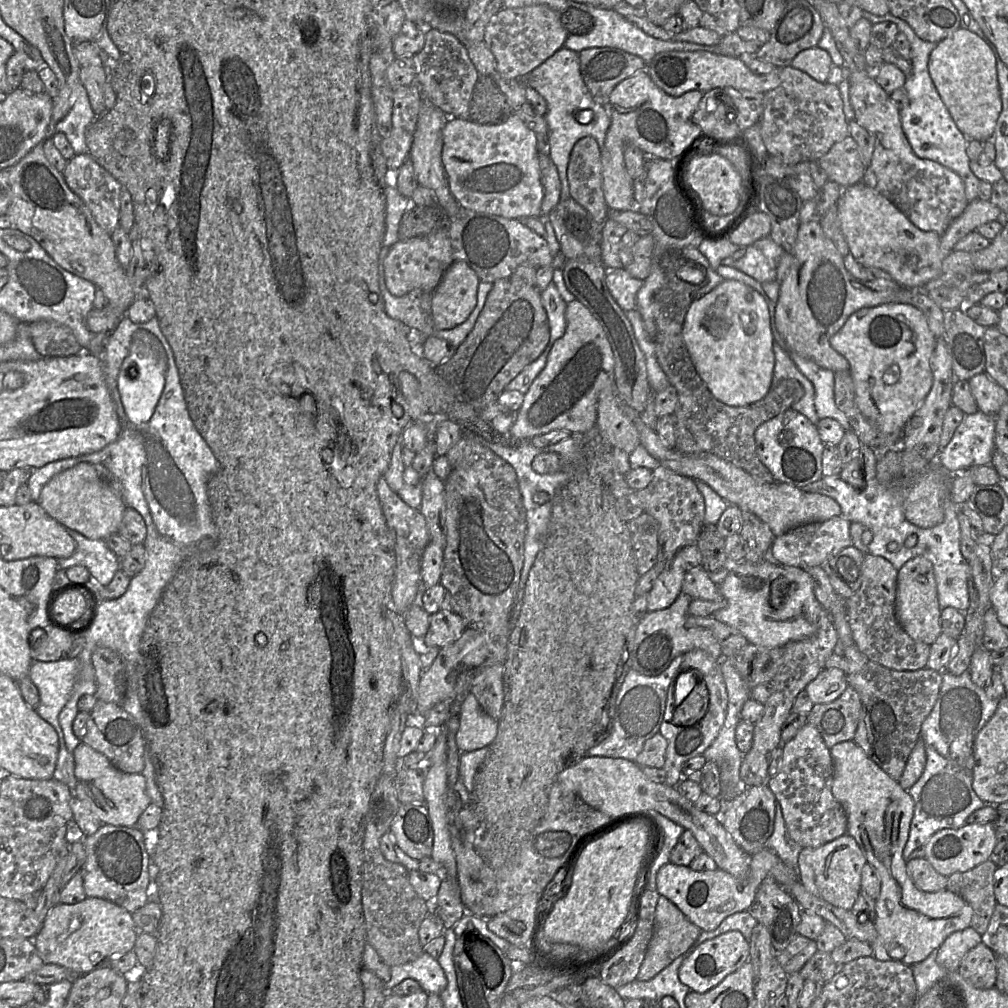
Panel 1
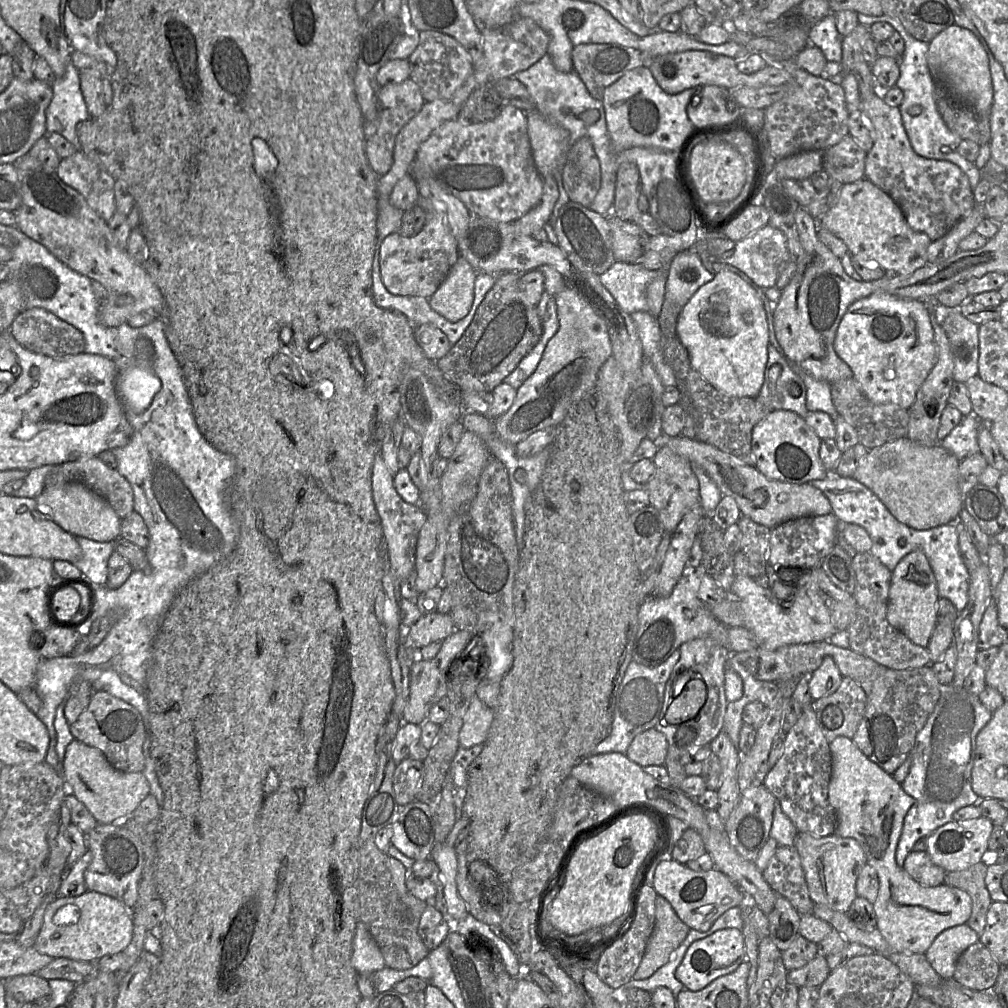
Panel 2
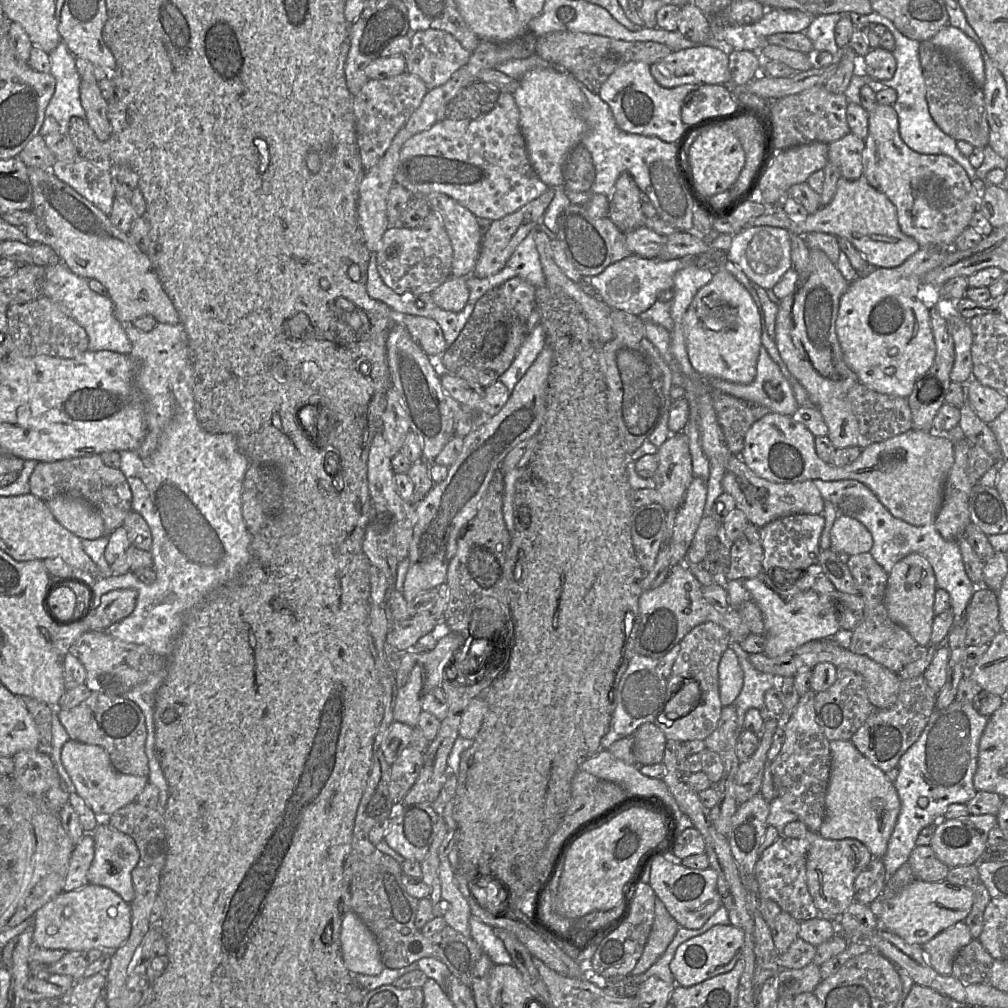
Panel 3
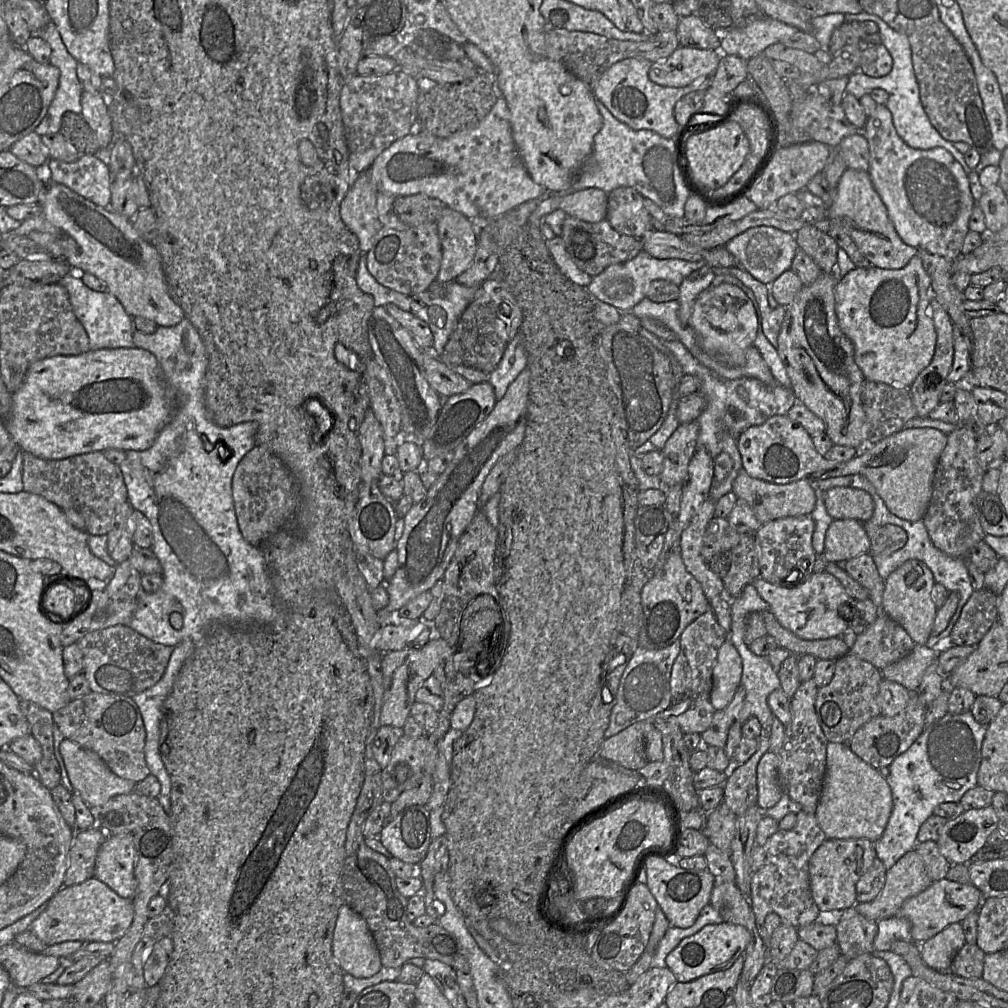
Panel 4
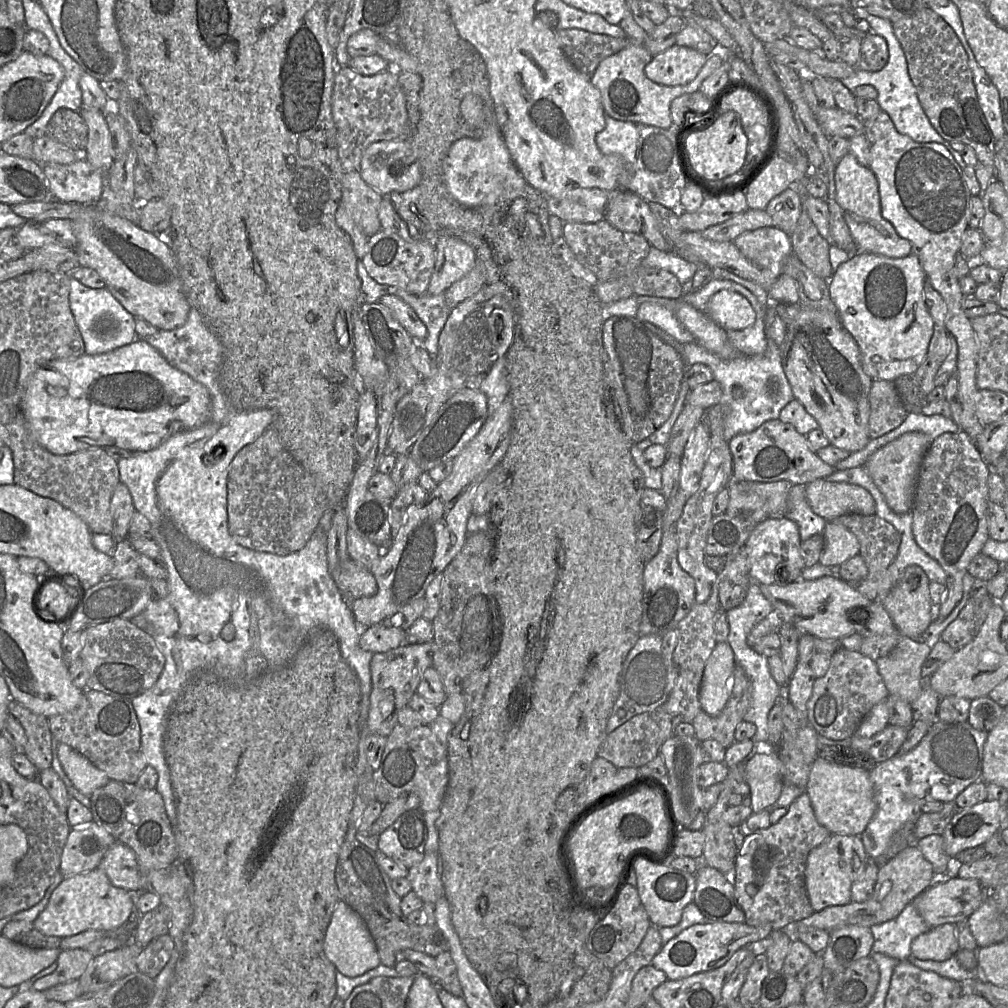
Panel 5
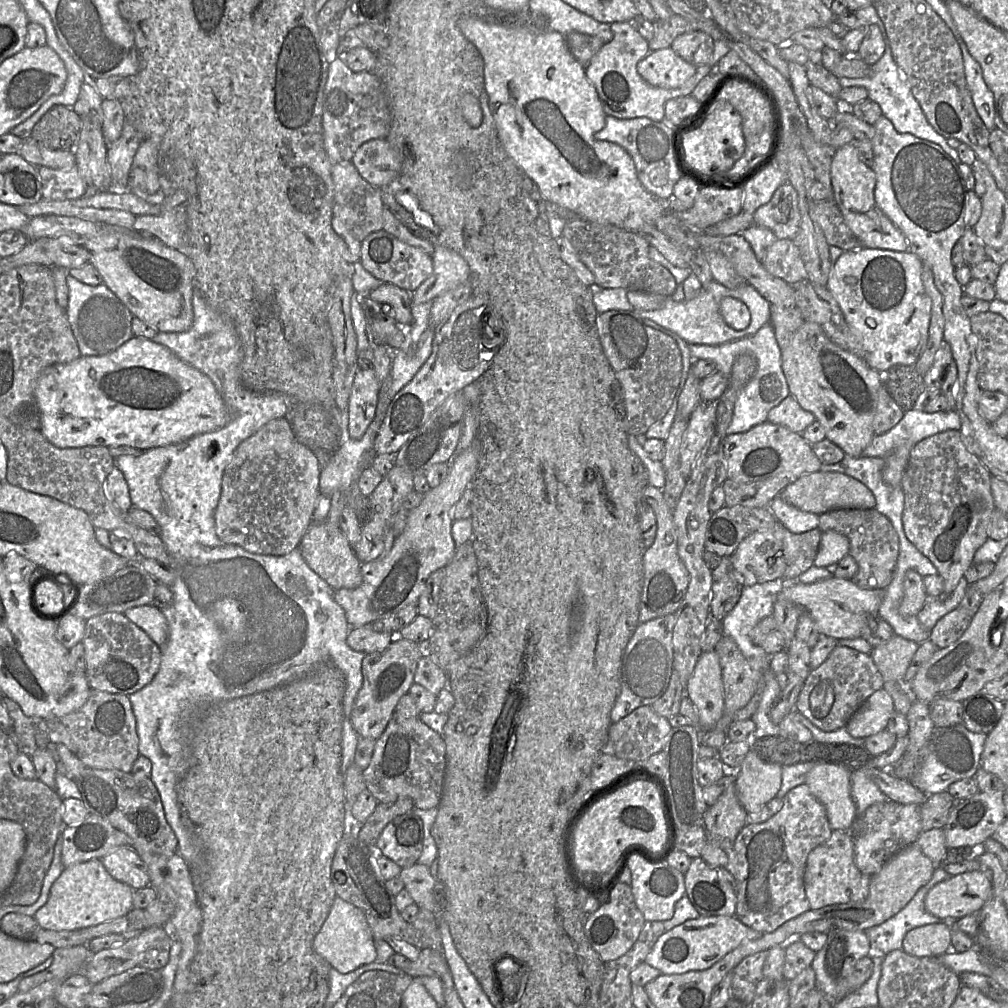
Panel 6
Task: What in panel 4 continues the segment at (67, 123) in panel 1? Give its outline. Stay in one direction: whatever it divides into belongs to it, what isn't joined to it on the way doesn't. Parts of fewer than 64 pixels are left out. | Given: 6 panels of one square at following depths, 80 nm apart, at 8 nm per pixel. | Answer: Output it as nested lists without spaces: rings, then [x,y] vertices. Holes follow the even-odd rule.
[[[49,22],[36,35],[48,43],[51,50],[50,63],[60,71],[59,84],[53,100],[34,130],[37,135],[43,136],[59,133],[65,112],[81,114],[83,88],[77,76],[78,62],[68,52],[55,24]]]

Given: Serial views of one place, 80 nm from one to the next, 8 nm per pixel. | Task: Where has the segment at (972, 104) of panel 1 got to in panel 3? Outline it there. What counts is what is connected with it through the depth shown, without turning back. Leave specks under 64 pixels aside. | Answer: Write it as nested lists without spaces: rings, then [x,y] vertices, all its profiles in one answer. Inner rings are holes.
[[[951,26],[941,28],[930,41],[953,56],[967,71],[972,82],[982,89],[985,82],[985,68],[976,43],[960,29]]]

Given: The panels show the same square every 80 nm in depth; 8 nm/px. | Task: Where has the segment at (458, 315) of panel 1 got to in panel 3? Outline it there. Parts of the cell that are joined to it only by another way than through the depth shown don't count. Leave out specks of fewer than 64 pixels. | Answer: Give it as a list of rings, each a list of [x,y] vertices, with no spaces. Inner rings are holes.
[[[449,276],[431,292],[435,304],[443,310],[460,312],[469,299],[467,277]]]

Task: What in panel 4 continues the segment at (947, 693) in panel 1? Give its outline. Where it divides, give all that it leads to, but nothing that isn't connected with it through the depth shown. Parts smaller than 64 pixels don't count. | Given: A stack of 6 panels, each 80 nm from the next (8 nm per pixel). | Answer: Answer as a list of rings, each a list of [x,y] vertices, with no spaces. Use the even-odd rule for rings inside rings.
[[[971,712],[946,713],[942,718],[927,726],[919,738],[889,765],[886,781],[890,786],[893,808],[882,836],[874,842],[876,857],[886,870],[890,869],[904,854],[916,848],[920,826],[931,816],[941,803],[959,803],[962,796],[977,786],[977,774],[981,764],[982,742],[987,726],[978,723]]]

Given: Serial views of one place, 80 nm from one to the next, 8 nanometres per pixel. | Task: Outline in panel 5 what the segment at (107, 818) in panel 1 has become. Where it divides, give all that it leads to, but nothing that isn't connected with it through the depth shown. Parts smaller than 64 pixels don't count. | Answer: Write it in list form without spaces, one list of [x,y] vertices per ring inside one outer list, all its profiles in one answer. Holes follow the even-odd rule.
[[[59,743],[58,756],[73,786],[87,797],[111,780],[89,759],[65,743]]]

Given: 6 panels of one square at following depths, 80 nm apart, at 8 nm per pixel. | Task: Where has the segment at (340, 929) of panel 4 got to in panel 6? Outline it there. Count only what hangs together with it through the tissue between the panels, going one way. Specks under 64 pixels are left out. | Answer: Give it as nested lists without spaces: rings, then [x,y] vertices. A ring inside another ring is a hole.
[[[336,896],[330,912],[313,940],[313,949],[329,965],[342,974],[350,973],[362,965],[377,961],[377,951],[371,929],[363,912]]]

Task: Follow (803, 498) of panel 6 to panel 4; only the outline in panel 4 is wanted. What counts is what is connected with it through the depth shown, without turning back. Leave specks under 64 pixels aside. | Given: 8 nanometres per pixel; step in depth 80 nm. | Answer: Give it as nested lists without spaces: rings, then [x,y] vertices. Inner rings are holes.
[[[838,486],[823,492],[827,513],[834,519],[868,521],[874,512],[872,496],[858,488]]]

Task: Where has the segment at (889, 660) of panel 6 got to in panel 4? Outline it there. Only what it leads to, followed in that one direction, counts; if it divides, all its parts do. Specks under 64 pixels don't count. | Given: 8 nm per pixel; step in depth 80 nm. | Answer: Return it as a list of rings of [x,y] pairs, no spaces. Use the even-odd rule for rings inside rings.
[[[915,645],[908,655],[881,669],[881,675],[883,679],[901,684],[908,691],[917,691],[924,672],[936,661],[938,653],[927,645]]]

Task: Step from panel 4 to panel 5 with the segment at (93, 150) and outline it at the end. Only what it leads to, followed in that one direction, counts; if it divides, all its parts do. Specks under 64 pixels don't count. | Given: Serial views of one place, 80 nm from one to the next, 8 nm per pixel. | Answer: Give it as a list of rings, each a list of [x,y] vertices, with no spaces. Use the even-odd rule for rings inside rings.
[[[58,109],[49,120],[45,135],[57,142],[82,153],[87,144],[87,126],[79,111]]]

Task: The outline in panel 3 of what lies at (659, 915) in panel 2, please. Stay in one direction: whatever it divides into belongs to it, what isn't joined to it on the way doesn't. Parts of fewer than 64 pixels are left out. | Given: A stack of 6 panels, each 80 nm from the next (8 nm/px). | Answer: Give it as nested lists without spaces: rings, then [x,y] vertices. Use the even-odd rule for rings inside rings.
[[[656,896],[652,929],[643,953],[631,974],[645,973],[662,956],[679,928],[679,923]]]

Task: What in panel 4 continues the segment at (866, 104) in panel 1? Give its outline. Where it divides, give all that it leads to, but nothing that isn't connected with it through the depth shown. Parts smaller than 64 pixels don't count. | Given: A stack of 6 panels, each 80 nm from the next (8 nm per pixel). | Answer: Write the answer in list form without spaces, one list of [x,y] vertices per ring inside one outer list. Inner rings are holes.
[[[878,104],[861,132],[869,146],[868,172],[897,234],[904,243],[916,248],[931,278],[935,298],[953,325],[971,336],[970,318],[962,309],[965,298],[952,282],[953,263],[961,254],[972,210],[978,204],[971,193],[967,174],[945,148],[920,150],[908,146],[898,135],[892,113],[886,105]]]

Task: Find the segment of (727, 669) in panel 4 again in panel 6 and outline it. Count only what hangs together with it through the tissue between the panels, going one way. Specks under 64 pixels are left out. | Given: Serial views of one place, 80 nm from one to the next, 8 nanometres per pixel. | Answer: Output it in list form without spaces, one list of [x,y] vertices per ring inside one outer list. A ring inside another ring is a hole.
[[[702,653],[686,686],[686,695],[699,716],[700,732],[714,728],[723,716],[724,686],[717,653]]]

